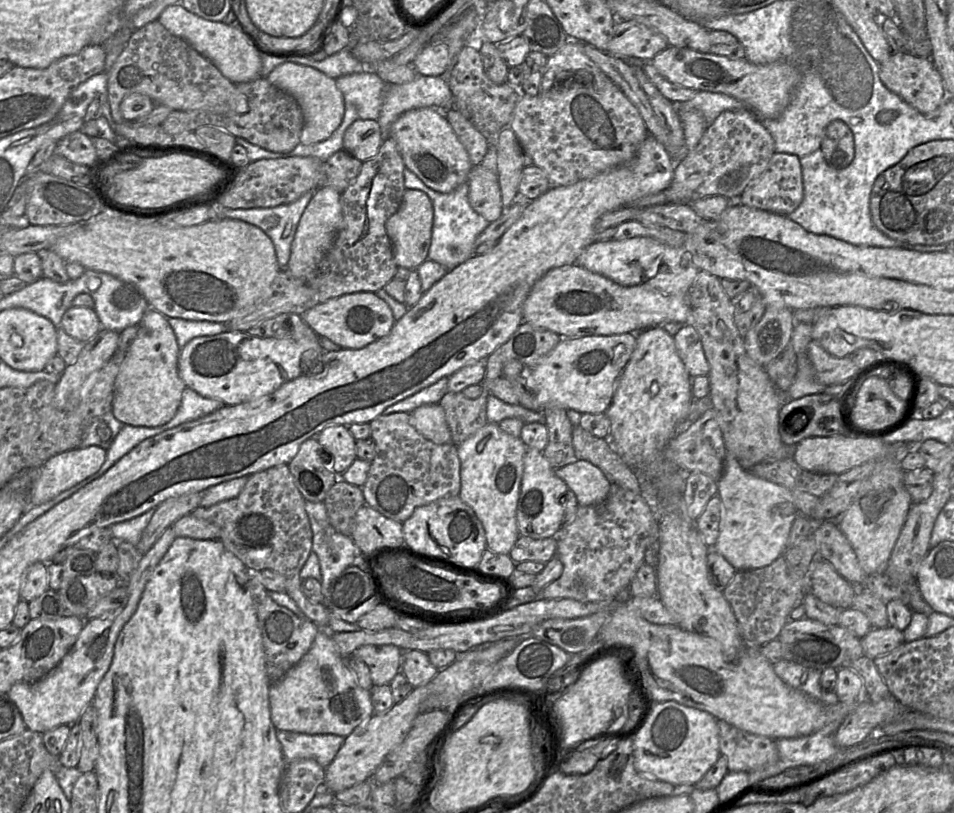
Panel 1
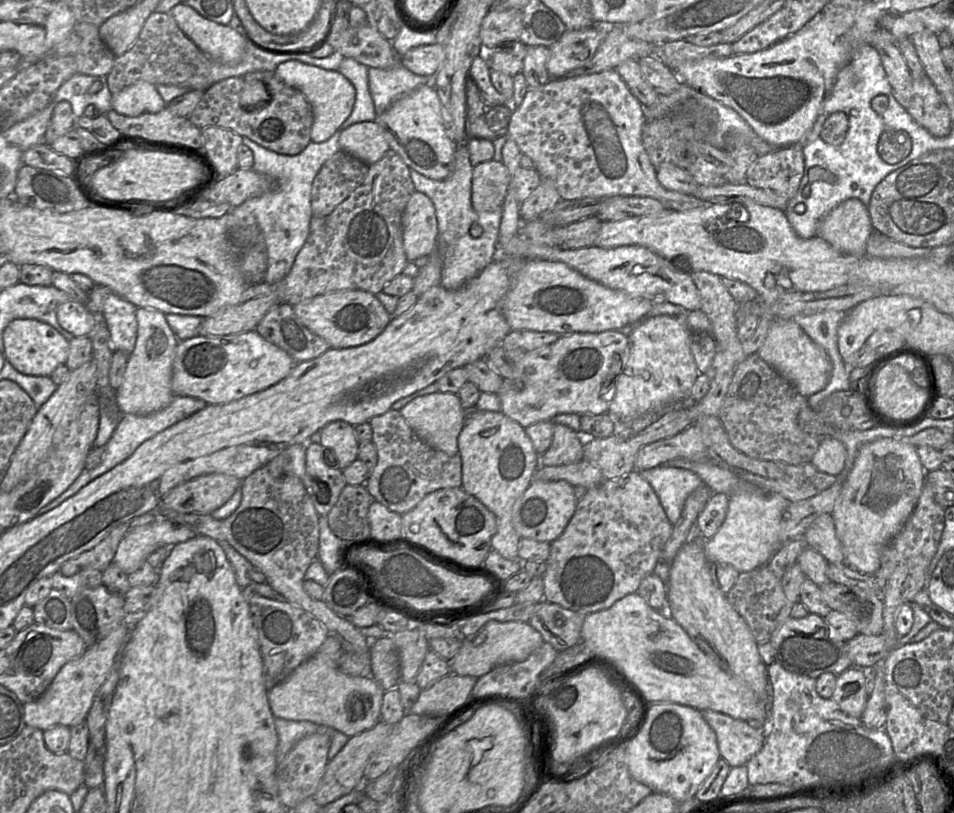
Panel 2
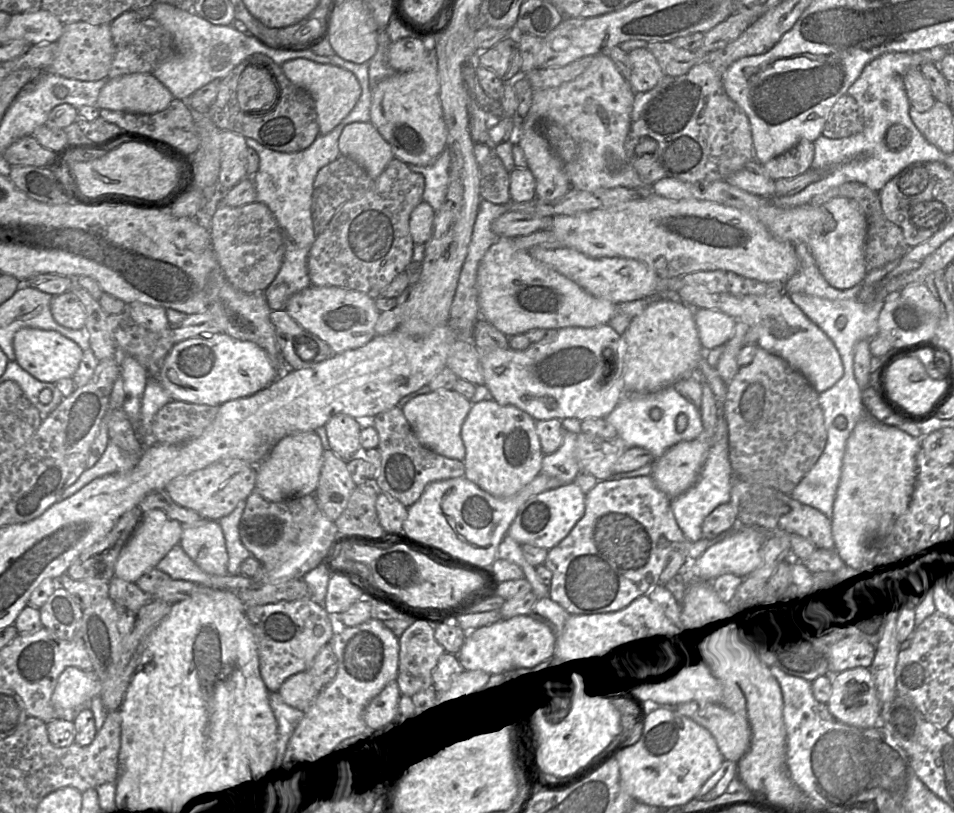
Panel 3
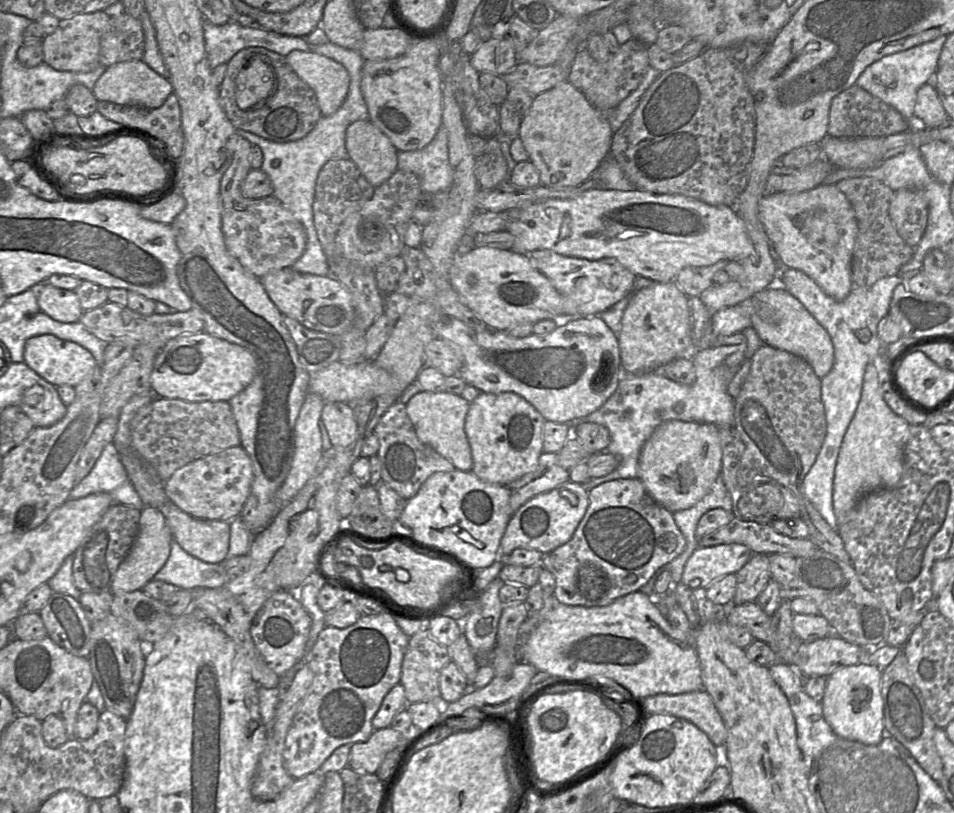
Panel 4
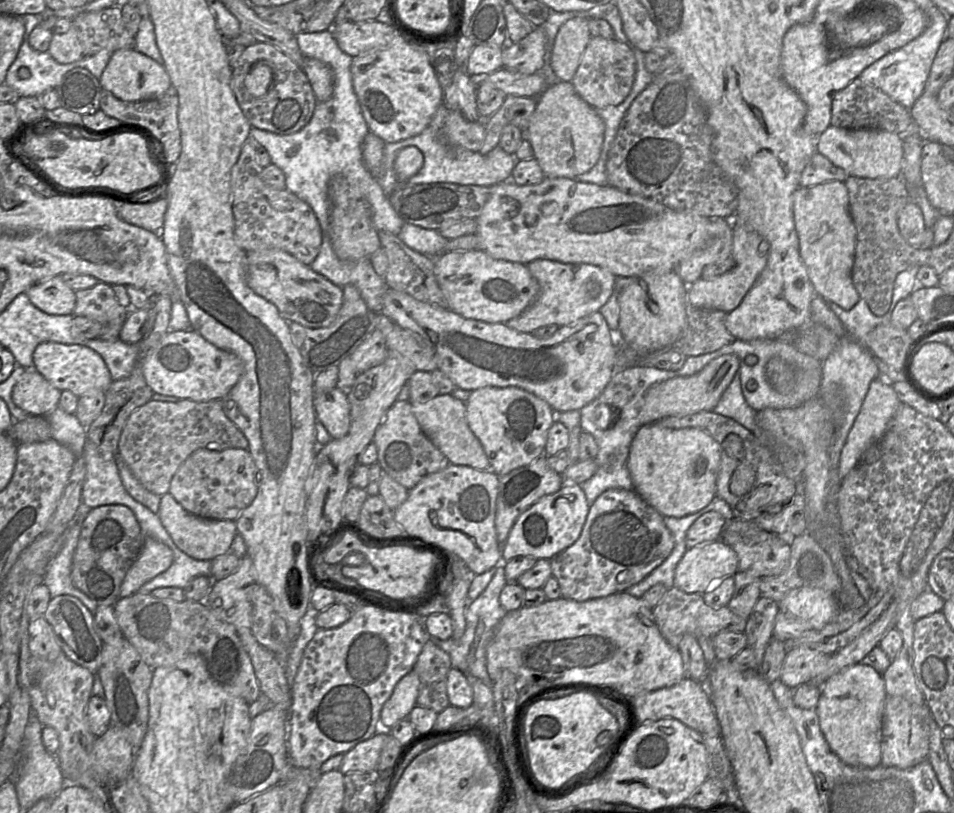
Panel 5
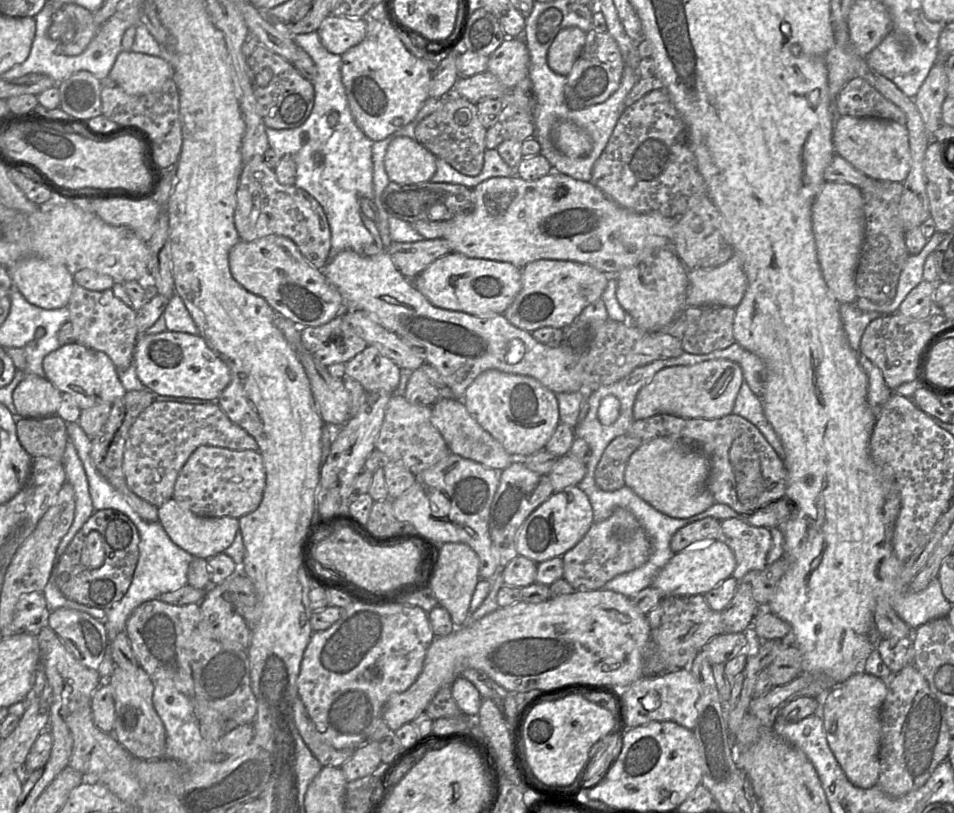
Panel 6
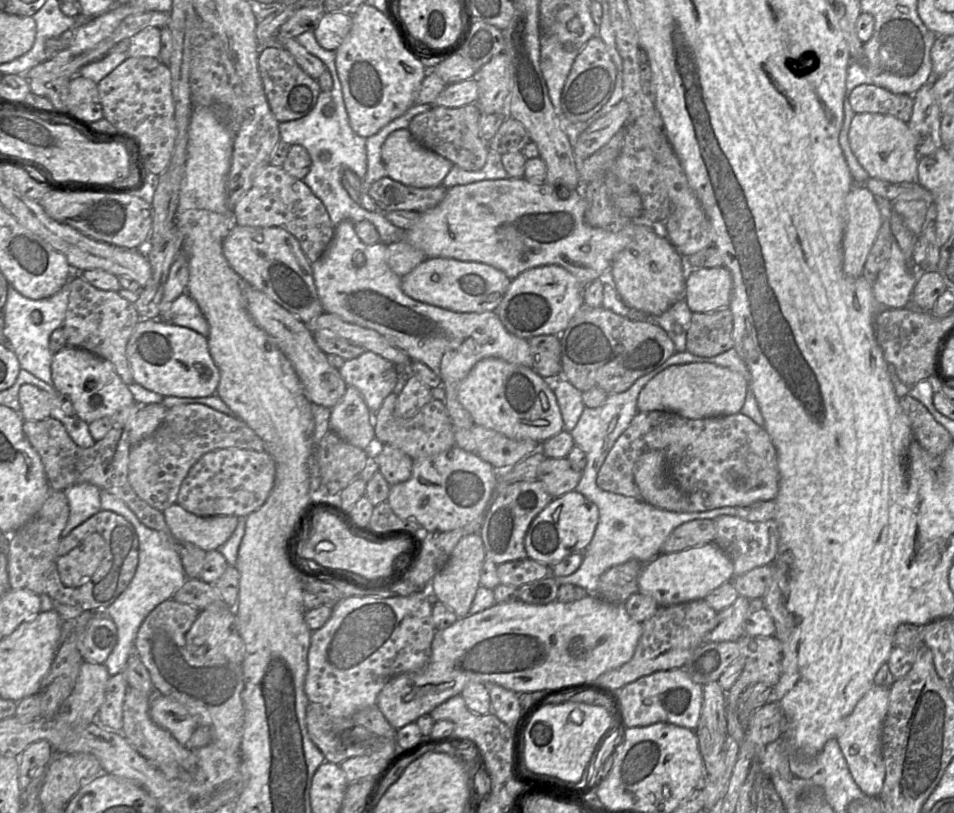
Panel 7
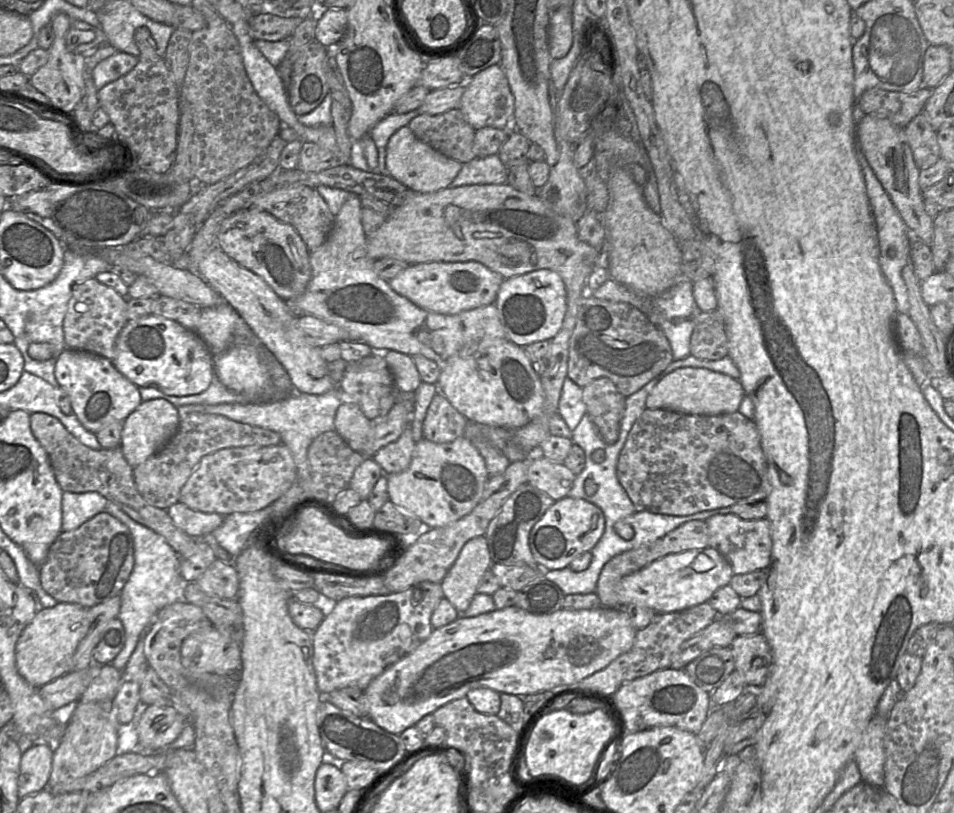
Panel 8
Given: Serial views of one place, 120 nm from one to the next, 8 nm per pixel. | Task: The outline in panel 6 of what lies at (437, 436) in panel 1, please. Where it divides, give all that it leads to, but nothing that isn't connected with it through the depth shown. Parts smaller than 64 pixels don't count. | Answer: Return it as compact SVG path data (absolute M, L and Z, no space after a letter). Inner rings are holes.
M438 399L431 406L431 423L440 432L450 453L480 463L485 467L502 471L517 458L509 454L504 447L485 431L468 413L463 402L456 399Z

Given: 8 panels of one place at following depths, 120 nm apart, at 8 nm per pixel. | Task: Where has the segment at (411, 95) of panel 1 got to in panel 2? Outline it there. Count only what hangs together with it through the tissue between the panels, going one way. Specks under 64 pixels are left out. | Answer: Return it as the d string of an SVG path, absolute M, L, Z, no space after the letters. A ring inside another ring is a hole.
M403 65L392 69L369 68L368 82L377 116L417 87L432 84L433 77L417 75Z

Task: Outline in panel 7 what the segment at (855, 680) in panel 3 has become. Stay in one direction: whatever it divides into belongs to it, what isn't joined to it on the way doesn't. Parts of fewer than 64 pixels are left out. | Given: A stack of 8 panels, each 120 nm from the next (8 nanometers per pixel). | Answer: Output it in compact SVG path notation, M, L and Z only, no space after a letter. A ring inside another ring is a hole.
M875 684L844 720L844 730L836 738L853 780L865 795L871 797L879 796L885 778L882 727L888 710L889 693L890 688Z

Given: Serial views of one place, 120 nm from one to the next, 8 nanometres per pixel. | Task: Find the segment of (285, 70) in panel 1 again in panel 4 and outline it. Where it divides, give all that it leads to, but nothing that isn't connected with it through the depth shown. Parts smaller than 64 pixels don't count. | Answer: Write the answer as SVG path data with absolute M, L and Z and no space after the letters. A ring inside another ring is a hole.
M295 50L286 59L300 79L314 91L322 116L334 114L348 94L350 75L347 69L314 52Z

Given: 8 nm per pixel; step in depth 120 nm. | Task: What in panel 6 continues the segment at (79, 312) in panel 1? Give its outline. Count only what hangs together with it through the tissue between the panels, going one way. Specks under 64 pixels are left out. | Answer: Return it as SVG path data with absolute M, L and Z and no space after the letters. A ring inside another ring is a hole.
M39 257L24 258L10 268L13 289L18 290L30 303L46 310L66 307L70 300L74 280L71 271L62 264L52 264Z

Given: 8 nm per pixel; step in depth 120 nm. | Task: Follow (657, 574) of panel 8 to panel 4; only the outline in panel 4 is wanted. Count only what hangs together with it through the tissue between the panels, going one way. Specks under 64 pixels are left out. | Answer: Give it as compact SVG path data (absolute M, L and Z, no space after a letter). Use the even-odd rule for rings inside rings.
M738 543L698 546L684 566L681 583L702 593L722 576L736 574L752 554L747 546Z

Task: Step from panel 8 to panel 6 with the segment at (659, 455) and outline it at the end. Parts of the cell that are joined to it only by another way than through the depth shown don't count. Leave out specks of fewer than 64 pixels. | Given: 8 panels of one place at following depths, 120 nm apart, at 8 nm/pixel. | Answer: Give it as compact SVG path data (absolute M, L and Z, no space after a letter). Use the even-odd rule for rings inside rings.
M656 414L649 418L634 420L628 430L615 438L605 449L595 471L595 483L603 491L615 491L625 486L625 469L632 453L641 445L655 438L672 438L683 444L695 446L709 459L708 488L716 503L732 508L742 517L785 498L787 472L784 462L767 442L756 426L746 419L729 414L717 419L682 418L671 414Z

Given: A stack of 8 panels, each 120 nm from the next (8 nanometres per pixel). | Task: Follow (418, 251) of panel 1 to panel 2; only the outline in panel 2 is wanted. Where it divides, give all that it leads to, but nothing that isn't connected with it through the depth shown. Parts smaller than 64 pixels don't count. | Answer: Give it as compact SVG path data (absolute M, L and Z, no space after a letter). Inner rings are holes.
M415 191L402 215L403 247L408 262L431 255L436 248L438 224L433 202Z

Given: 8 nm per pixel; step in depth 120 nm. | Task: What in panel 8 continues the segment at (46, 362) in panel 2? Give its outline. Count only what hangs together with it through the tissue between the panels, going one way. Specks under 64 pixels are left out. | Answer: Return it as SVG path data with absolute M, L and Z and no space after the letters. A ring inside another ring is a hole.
M66 348L55 358L54 374L70 397L72 413L93 433L113 422L123 422L142 403L139 387L100 355Z

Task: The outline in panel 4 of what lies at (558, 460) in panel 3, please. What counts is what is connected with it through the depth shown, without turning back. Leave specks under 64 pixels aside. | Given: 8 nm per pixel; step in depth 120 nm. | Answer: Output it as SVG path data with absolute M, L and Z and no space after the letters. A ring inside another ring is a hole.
M542 452L533 470L506 485L511 493L509 504L512 513L532 497L553 490L569 480L569 471L558 463L558 453Z

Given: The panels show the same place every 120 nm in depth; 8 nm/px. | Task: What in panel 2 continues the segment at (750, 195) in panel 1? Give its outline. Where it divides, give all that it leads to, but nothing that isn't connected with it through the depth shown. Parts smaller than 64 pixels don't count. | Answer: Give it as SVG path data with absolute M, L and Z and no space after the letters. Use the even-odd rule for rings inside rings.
M798 142L758 156L746 172L746 183L761 189L770 189L790 200L797 194L804 170L803 146Z

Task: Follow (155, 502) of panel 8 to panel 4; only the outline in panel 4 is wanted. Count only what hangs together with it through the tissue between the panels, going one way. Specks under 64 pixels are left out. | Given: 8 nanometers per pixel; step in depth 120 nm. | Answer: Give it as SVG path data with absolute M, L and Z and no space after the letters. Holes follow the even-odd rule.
M157 399L135 413L130 431L135 452L156 469L163 482L195 460L241 445L240 431L231 406L225 401Z

